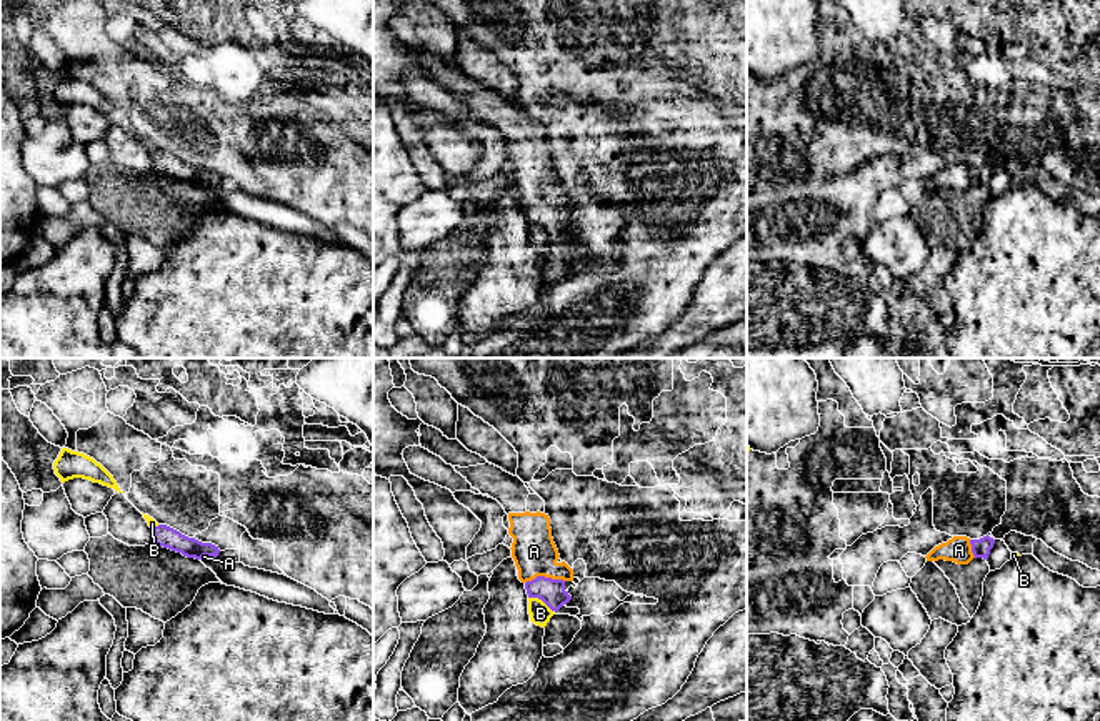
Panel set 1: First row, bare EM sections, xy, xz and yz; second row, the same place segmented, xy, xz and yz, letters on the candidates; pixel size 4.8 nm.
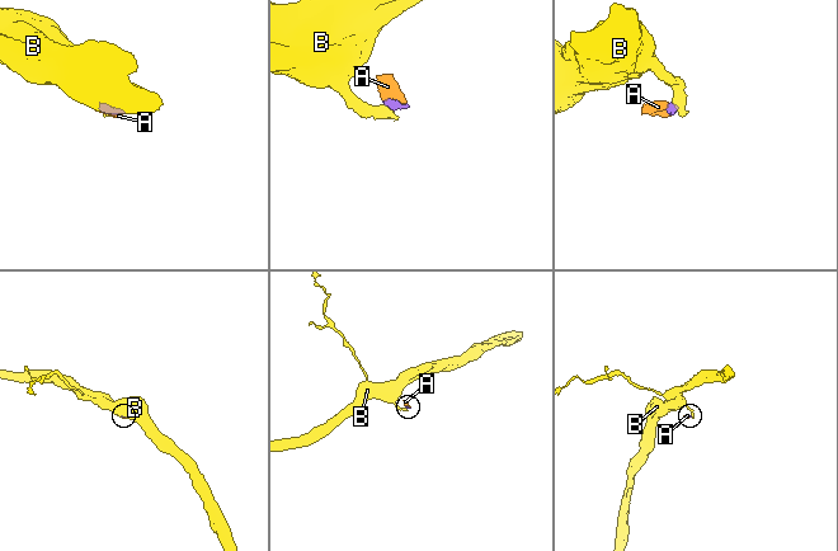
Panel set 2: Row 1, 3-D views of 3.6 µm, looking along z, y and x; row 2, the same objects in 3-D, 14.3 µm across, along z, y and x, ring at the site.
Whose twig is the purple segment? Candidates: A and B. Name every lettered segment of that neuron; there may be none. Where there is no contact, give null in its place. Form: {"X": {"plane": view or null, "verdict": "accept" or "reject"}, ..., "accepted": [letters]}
{"A": {"plane": "xz", "verdict": "accept"}, "B": {"plane": "xz", "verdict": "reject"}, "accepted": ["A"]}

